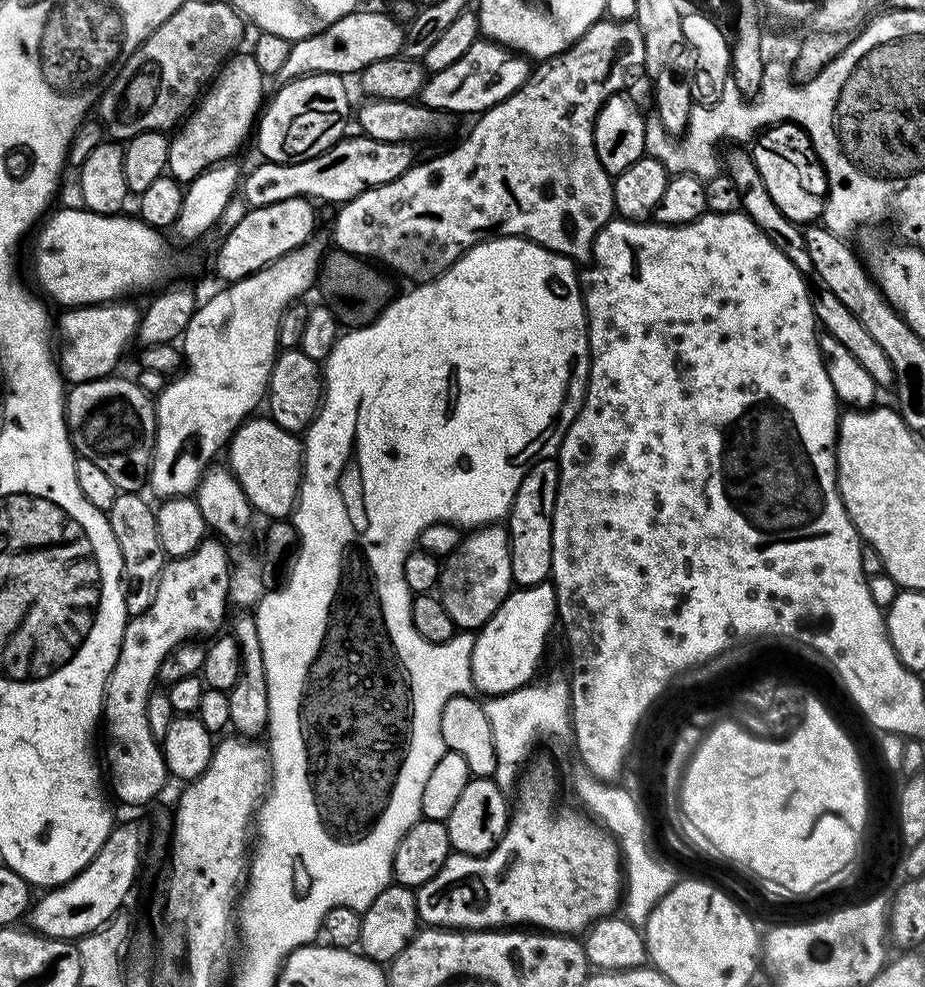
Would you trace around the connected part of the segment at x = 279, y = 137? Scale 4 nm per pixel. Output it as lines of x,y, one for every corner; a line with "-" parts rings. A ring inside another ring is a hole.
318,74
317,76
303,76
290,81
289,84
279,85
275,89
276,97
269,104
267,101
266,107
259,113
258,127
254,132
254,140
256,136
256,144
264,155
261,157
265,161
273,160
279,164
293,164
302,162
306,158
314,158
338,143
345,135
344,115
348,112
348,92
344,89
344,84
345,81
341,77

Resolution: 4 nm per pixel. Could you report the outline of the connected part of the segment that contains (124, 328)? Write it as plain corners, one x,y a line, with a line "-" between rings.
128,302
90,304
67,309
60,320
60,344
58,340
58,367
60,375
69,385
101,380
117,371
116,363
128,343
137,339
141,321
141,309

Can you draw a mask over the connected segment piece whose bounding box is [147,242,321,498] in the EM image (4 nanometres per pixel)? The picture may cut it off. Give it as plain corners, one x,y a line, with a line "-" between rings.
309,242
283,258
265,266
245,279
233,281
220,291
216,300
208,300
195,309
180,342
184,371
165,385
157,395
155,441
152,443
151,462
147,479
156,487
160,498
188,496
195,489
201,475
192,455
212,456
232,439
233,432
249,419
251,408
263,401
268,389
272,362
278,354
278,328
282,312
296,298
315,285
319,275
321,252
314,242

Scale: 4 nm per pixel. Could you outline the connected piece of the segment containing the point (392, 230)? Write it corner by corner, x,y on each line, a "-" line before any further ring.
601,18
597,20
596,23
588,27
587,32
567,52
555,57
551,62
541,63
539,65
540,69
537,72
535,69
529,75
525,84
514,95
489,108
487,112
479,113
477,120
480,121
473,126
472,133
453,152
444,152
441,156
426,161
425,164
413,163
412,167
406,170
406,174
394,178
394,182
386,182
382,186
366,190
361,196
355,196
354,199
347,200
345,204
339,205
337,212
340,213
336,216
335,247
339,251
348,252
351,256
367,258
369,261
383,266
389,273
397,272
398,275
405,276
408,280
416,280
412,282
427,282
438,279
469,248
473,248
475,244
483,244
485,240
495,237
497,234
522,236
526,240
532,240
544,248
549,248
551,252
556,252
560,256
569,258
587,257
592,251
592,244
596,241
596,236
614,216
613,177
602,166
602,162
598,162
598,154
592,141
592,125
596,123
596,113
599,112
600,105
609,96
619,93
623,89
620,87
636,71
639,73
643,66
644,39
642,38
642,30
636,24
635,19
609,20

